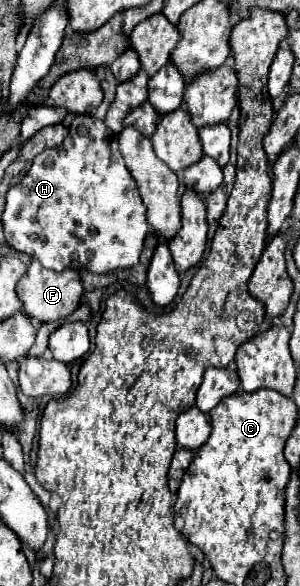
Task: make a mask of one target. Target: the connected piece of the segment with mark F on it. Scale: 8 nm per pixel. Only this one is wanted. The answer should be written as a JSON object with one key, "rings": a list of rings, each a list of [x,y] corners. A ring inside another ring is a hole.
{"rings":[[[32,261],[28,267],[28,273],[20,279],[16,293],[18,293],[18,299],[22,301],[22,311],[30,319],[38,319],[40,323],[52,323],[68,317],[80,305],[80,297],[84,289],[80,285],[78,271],[62,271],[60,275],[54,275],[54,271],[48,271],[40,267],[40,263]]]}

